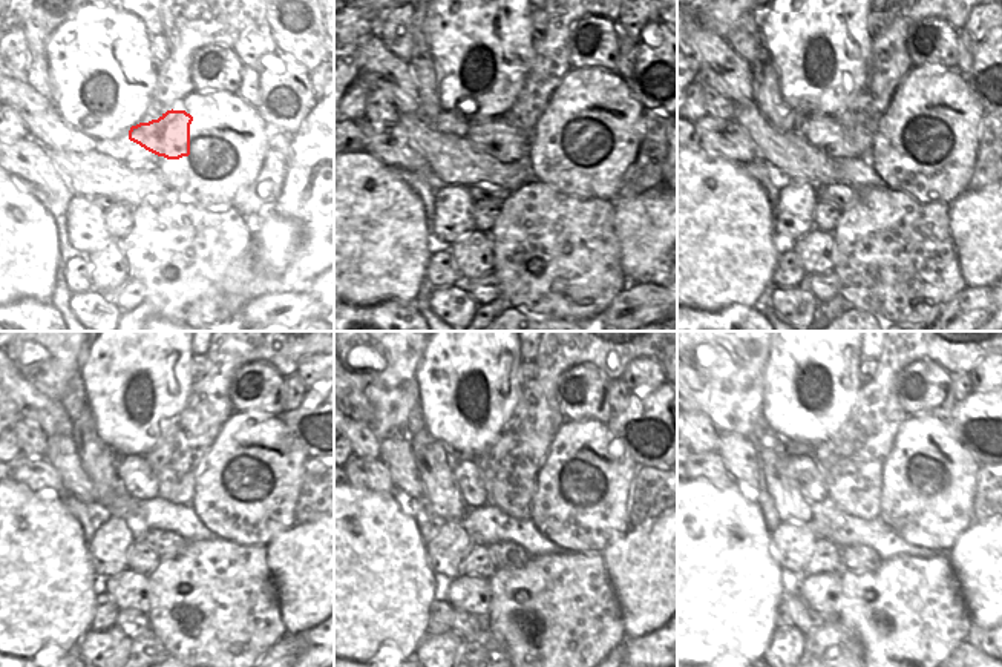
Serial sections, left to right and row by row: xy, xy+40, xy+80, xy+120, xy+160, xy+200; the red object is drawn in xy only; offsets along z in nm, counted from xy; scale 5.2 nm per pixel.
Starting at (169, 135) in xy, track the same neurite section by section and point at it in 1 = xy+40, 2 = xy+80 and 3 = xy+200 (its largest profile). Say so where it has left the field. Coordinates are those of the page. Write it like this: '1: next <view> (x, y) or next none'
1: next xy+40 (498, 138)
2: next xy+80 (823, 132)
3: next xy+200 (806, 466)

